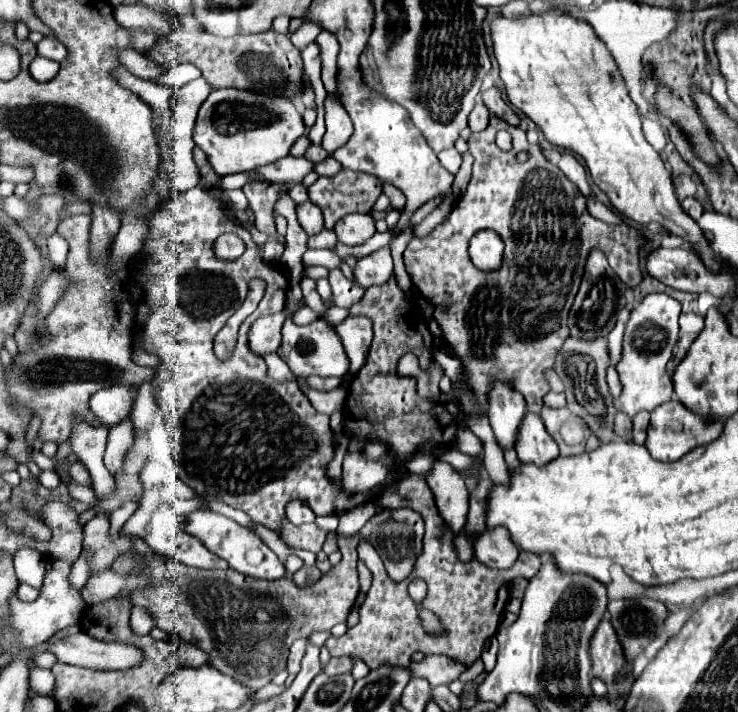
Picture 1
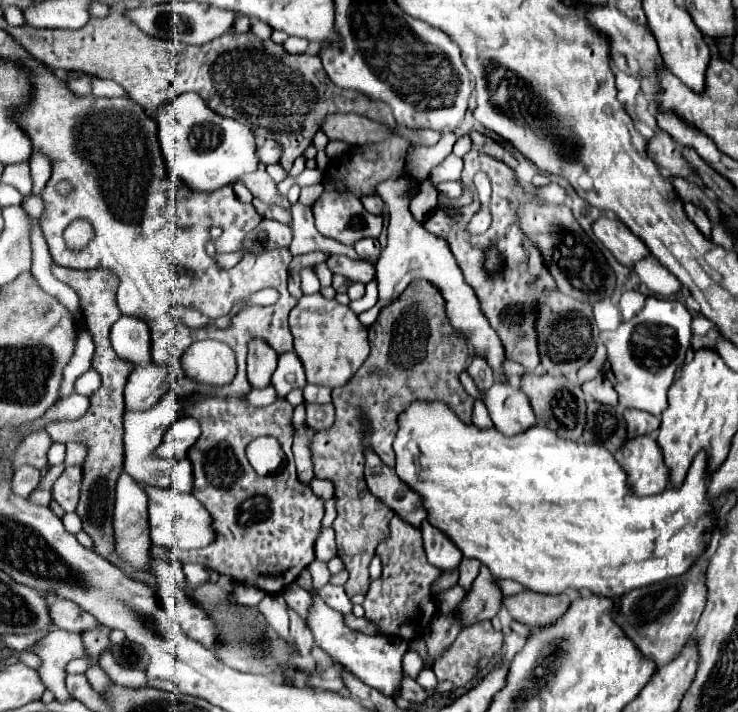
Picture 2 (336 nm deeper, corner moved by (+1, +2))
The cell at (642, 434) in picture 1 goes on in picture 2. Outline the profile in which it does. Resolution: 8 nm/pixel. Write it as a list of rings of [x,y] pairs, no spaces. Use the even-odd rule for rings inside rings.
[[[628,408],[628,410],[624,410],[624,418],[628,424],[628,436],[630,438],[644,436],[644,434],[654,436],[656,430],[660,428],[660,418],[648,414],[648,412],[642,412],[642,410]]]

